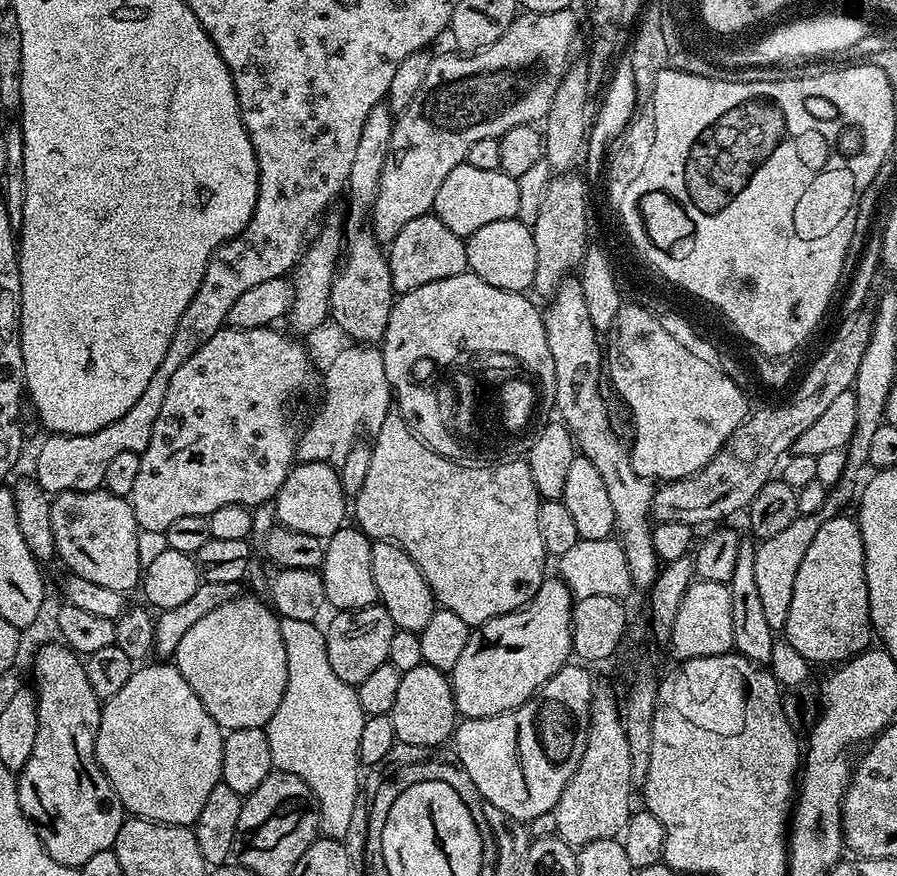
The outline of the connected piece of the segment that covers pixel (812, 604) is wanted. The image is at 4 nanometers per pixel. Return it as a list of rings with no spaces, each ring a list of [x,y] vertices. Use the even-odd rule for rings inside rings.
[[[832,516],[814,534],[794,578],[793,597],[782,634],[785,643],[813,665],[841,664],[868,650],[874,629],[869,618],[869,587],[864,574],[860,525],[853,517]]]

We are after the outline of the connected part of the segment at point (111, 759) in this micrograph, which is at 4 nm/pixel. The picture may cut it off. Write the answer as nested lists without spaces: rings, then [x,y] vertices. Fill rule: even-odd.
[[[156,663],[160,664],[148,664],[145,668],[137,667],[122,690],[119,690],[118,694],[114,694],[110,699],[103,701],[100,710],[100,725],[98,726],[98,734],[96,735],[96,757],[106,774],[106,778],[114,786],[114,790],[122,802],[125,813],[131,814],[133,817],[141,820],[153,820],[159,824],[192,826],[195,825],[196,820],[199,818],[202,808],[205,806],[206,800],[210,795],[210,790],[213,790],[216,784],[221,783],[225,733],[222,731],[220,725],[214,722],[214,718],[210,718],[206,706],[202,706],[198,694],[194,694],[194,690],[190,690],[190,682],[186,682],[186,678],[182,678],[182,674],[176,668],[175,663]]]

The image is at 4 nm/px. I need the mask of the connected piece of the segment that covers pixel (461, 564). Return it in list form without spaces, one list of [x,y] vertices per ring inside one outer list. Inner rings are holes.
[[[399,411],[386,414],[386,422],[374,434],[376,445],[368,456],[364,481],[356,492],[356,520],[369,540],[394,542],[422,570],[437,605],[458,614],[469,626],[479,626],[490,618],[517,612],[538,594],[546,578],[546,553],[538,534],[540,495],[530,478],[530,466],[523,459],[504,464],[473,466],[448,460],[425,444],[405,424]]]

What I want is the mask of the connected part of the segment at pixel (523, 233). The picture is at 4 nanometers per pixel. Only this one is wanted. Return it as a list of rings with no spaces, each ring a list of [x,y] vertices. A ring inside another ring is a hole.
[[[519,218],[489,222],[482,230],[474,230],[466,238],[466,254],[468,266],[474,275],[482,278],[482,282],[490,282],[490,286],[498,286],[498,290],[527,293],[534,282],[536,269],[536,251],[531,227],[523,224]]]

